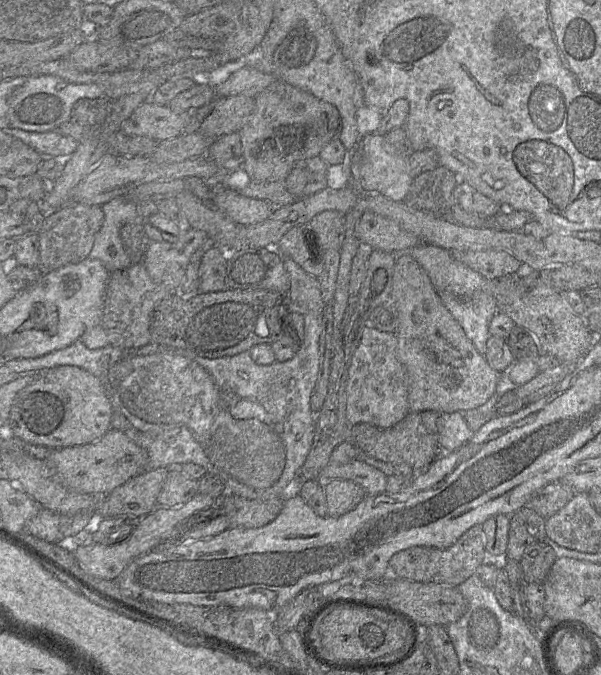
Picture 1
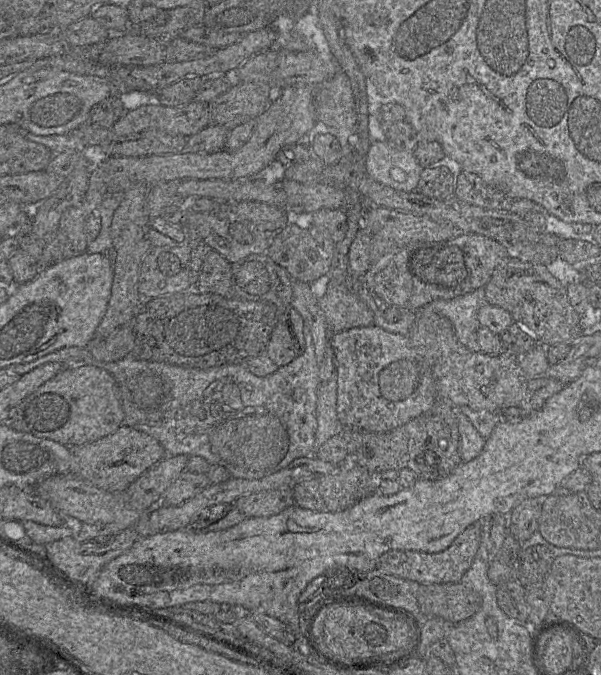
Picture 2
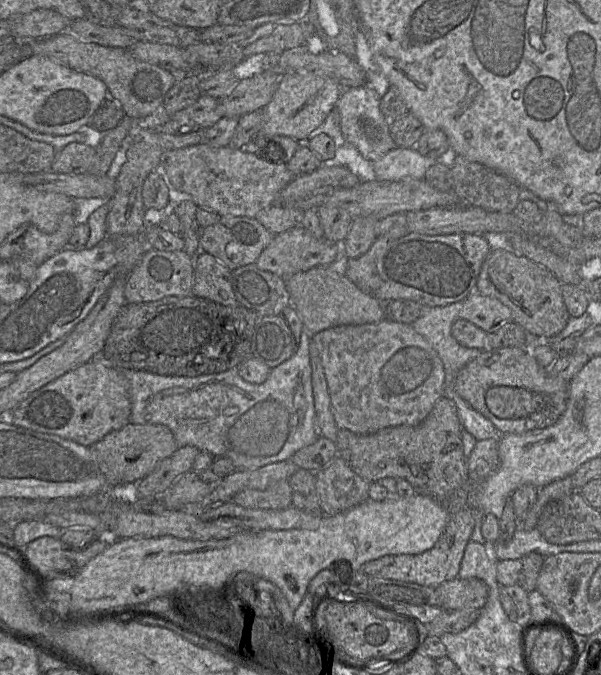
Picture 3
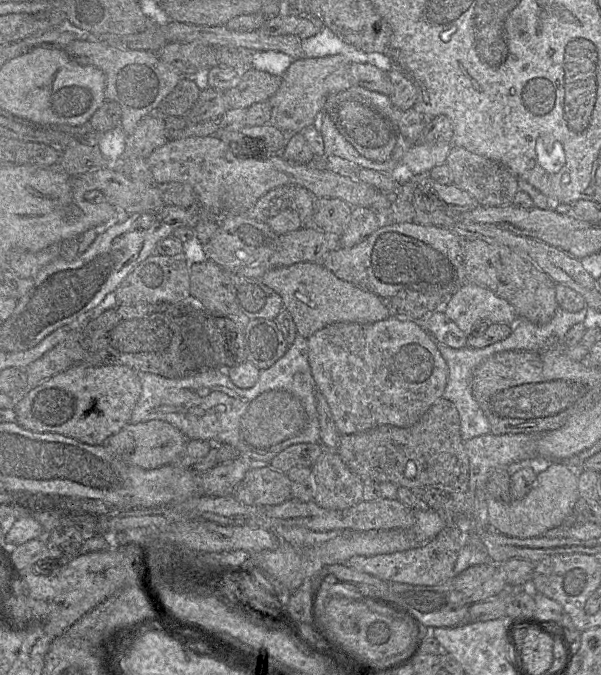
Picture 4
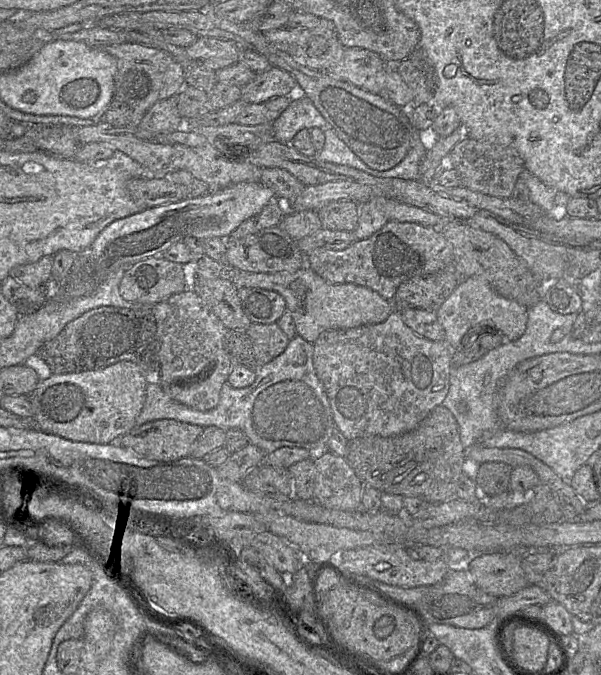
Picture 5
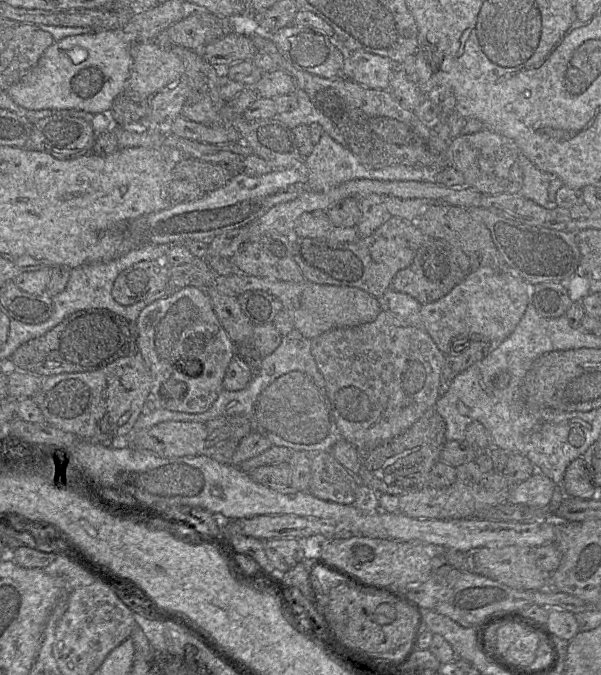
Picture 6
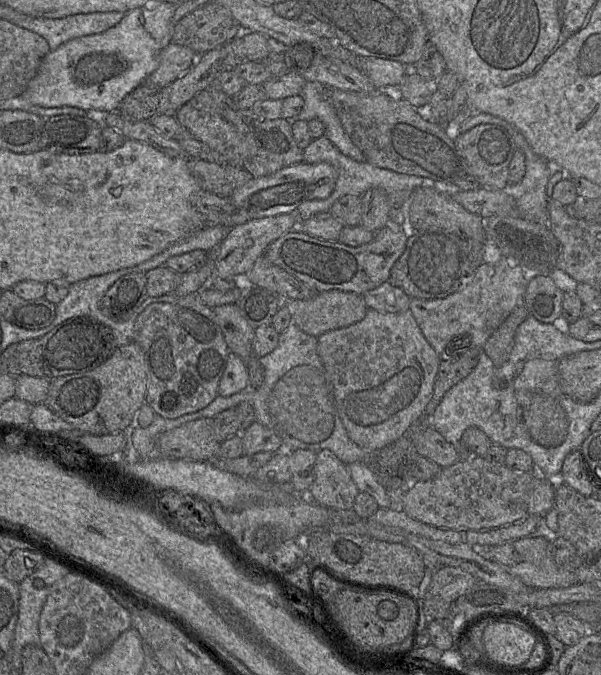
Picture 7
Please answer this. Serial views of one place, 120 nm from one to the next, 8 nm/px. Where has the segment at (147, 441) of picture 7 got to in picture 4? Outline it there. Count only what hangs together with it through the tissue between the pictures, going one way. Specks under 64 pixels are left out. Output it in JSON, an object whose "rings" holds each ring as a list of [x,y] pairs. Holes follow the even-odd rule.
{"rings":[[[297,334],[294,342],[289,346],[287,352],[277,360],[271,367],[261,370],[256,384],[248,389],[241,389],[235,386],[227,375],[226,370],[212,369],[194,374],[181,379],[169,379],[151,373],[138,372],[142,385],[140,398],[132,412],[131,424],[138,424],[150,420],[162,420],[178,428],[188,440],[208,440],[215,445],[229,444],[239,451],[239,456],[248,458],[251,467],[257,464],[268,464],[278,453],[287,447],[298,443],[320,443],[320,422],[316,409],[316,383],[312,376],[308,360],[308,339]]]}

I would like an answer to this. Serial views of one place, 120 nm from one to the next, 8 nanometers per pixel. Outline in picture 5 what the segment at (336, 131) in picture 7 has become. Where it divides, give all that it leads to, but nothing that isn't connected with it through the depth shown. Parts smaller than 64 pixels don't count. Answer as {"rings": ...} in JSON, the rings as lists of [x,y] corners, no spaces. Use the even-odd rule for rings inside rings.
{"rings":[[[298,93],[290,98],[290,105],[271,123],[276,141],[289,144],[300,130],[320,128],[325,131],[331,128],[305,95]]]}

